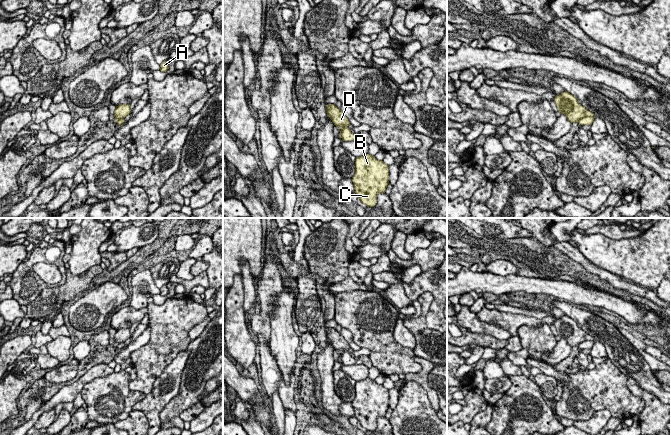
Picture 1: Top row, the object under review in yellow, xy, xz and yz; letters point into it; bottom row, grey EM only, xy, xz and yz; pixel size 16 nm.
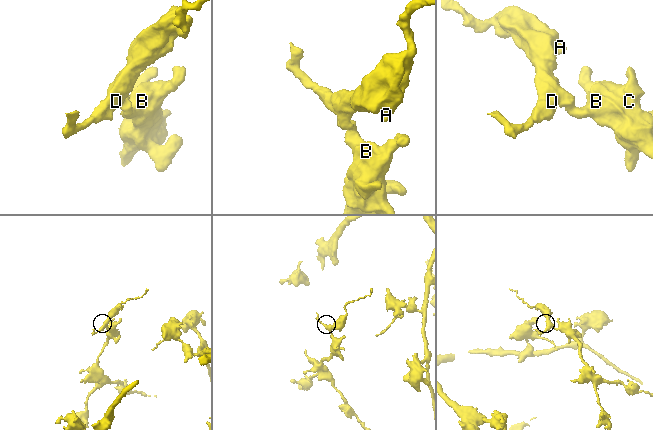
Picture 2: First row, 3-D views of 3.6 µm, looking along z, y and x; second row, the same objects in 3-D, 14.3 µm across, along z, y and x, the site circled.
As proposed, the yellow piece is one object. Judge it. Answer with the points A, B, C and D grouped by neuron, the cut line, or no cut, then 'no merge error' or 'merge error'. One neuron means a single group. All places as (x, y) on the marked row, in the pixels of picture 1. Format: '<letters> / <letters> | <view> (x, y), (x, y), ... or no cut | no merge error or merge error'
A D / B C | yz (593, 116), (583, 116), (577, 121) | merge error

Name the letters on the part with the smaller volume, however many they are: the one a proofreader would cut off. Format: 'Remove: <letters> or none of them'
Remove: A, D

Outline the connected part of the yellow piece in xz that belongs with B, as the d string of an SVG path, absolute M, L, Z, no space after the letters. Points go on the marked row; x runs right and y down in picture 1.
M370 154L356 157L352 182L360 201L367 207L373 207L377 196L385 193L389 184L389 165Z

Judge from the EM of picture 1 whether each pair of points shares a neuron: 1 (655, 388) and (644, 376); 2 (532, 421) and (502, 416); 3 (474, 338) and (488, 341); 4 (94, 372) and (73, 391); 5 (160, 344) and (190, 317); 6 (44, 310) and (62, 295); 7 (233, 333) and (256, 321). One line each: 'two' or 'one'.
1: one
2: one
3: one
4: one
5: one
6: one
7: two

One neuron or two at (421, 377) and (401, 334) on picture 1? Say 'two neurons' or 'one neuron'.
two neurons

